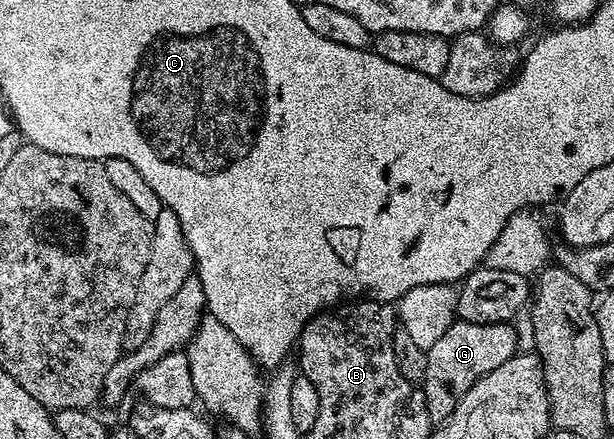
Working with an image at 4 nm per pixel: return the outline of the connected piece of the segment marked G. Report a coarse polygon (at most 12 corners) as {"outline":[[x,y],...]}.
{"outline":[[456,320],[427,351],[432,423],[520,349],[514,325]]}

